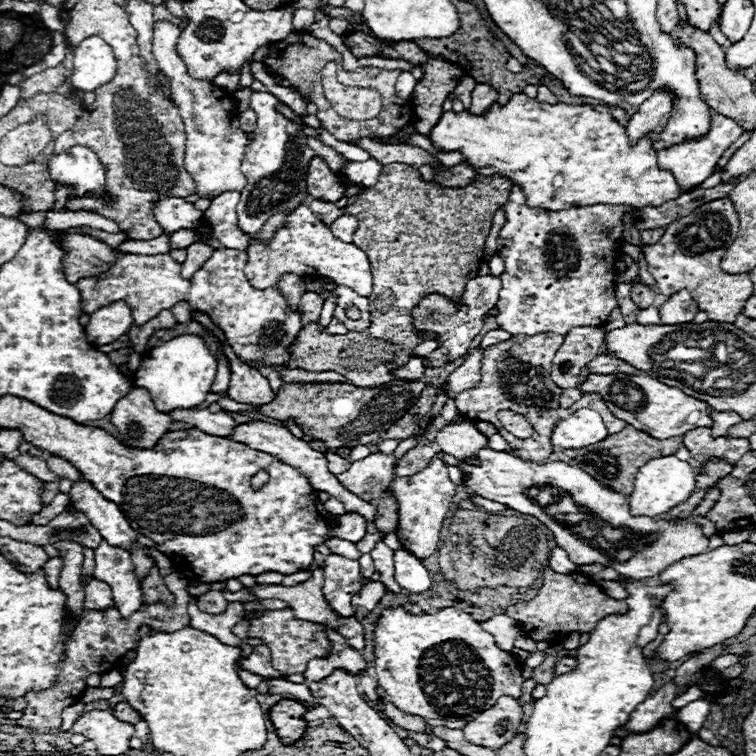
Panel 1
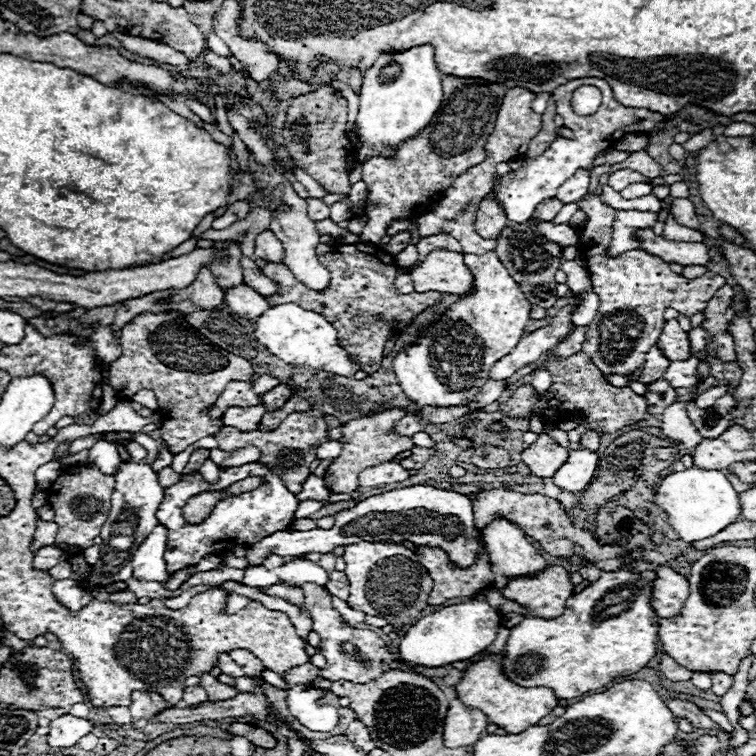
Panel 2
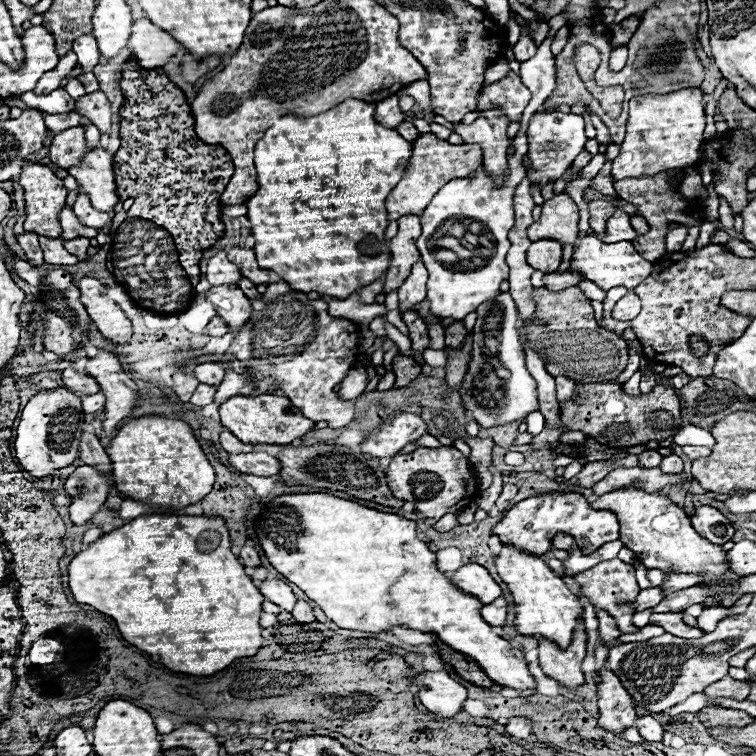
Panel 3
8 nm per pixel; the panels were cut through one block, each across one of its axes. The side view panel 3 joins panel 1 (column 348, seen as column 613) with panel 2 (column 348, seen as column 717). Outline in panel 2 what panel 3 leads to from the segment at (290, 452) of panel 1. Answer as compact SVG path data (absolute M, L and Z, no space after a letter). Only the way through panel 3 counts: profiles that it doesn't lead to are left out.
M372 542L348 544L344 546L342 558L346 560L344 572L350 582L348 604L354 610L386 618L390 626L400 630L404 624L414 624L420 618L420 612L428 606L428 596L434 588L434 580L410 548Z

